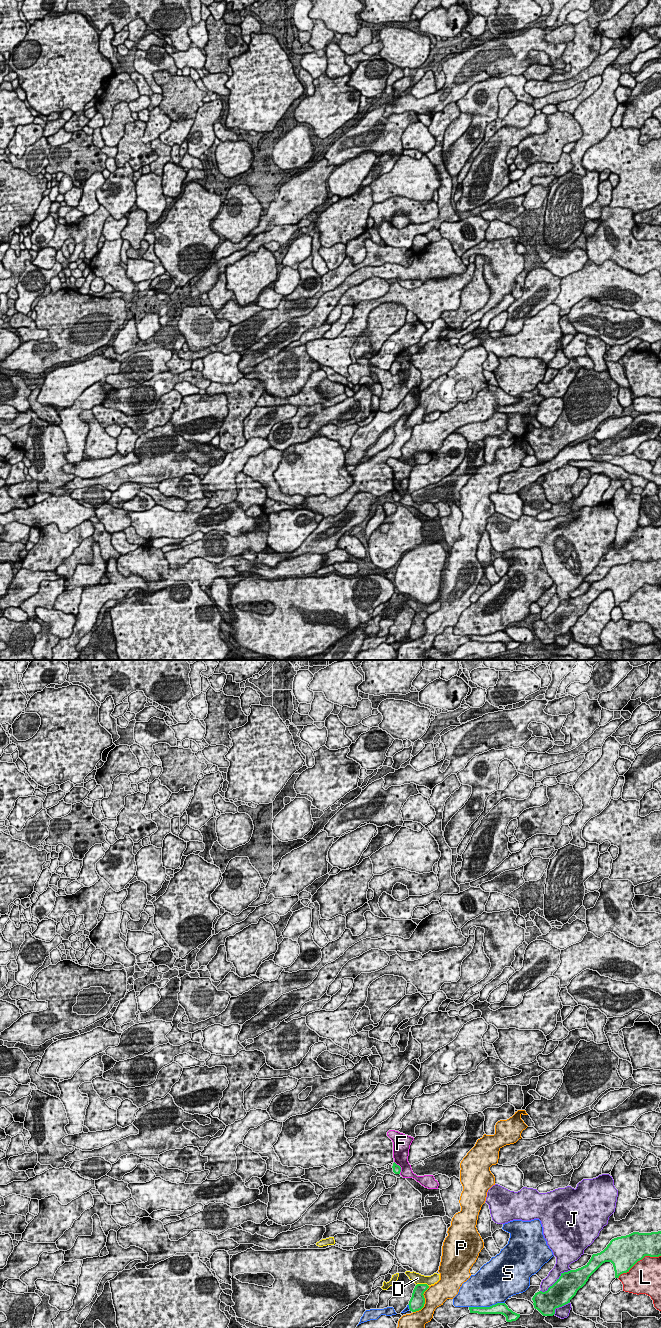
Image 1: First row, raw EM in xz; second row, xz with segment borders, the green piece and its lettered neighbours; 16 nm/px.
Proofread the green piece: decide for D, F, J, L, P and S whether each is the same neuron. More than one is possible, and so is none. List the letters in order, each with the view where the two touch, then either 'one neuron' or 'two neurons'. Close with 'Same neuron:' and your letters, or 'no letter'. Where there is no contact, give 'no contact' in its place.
D: contact in xz; two neurons
F: contact in xz; two neurons
J: contact in xz; two neurons
L: contact in xz; two neurons
P: contact in xz; two neurons
S: contact in xz; two neurons
Same neuron: no letter

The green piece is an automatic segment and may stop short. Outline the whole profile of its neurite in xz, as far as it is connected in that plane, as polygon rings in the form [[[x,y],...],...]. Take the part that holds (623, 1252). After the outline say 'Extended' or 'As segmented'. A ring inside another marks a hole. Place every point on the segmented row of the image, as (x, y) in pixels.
[[[661,1231],[651,1233],[633,1232],[614,1238],[600,1253],[593,1254],[589,1262],[576,1270],[561,1273],[547,1291],[533,1296],[533,1305],[543,1316],[553,1316],[555,1309],[568,1303],[582,1288],[589,1277],[605,1262],[611,1262],[615,1278],[629,1270],[645,1256],[661,1256]]]. As segmented

